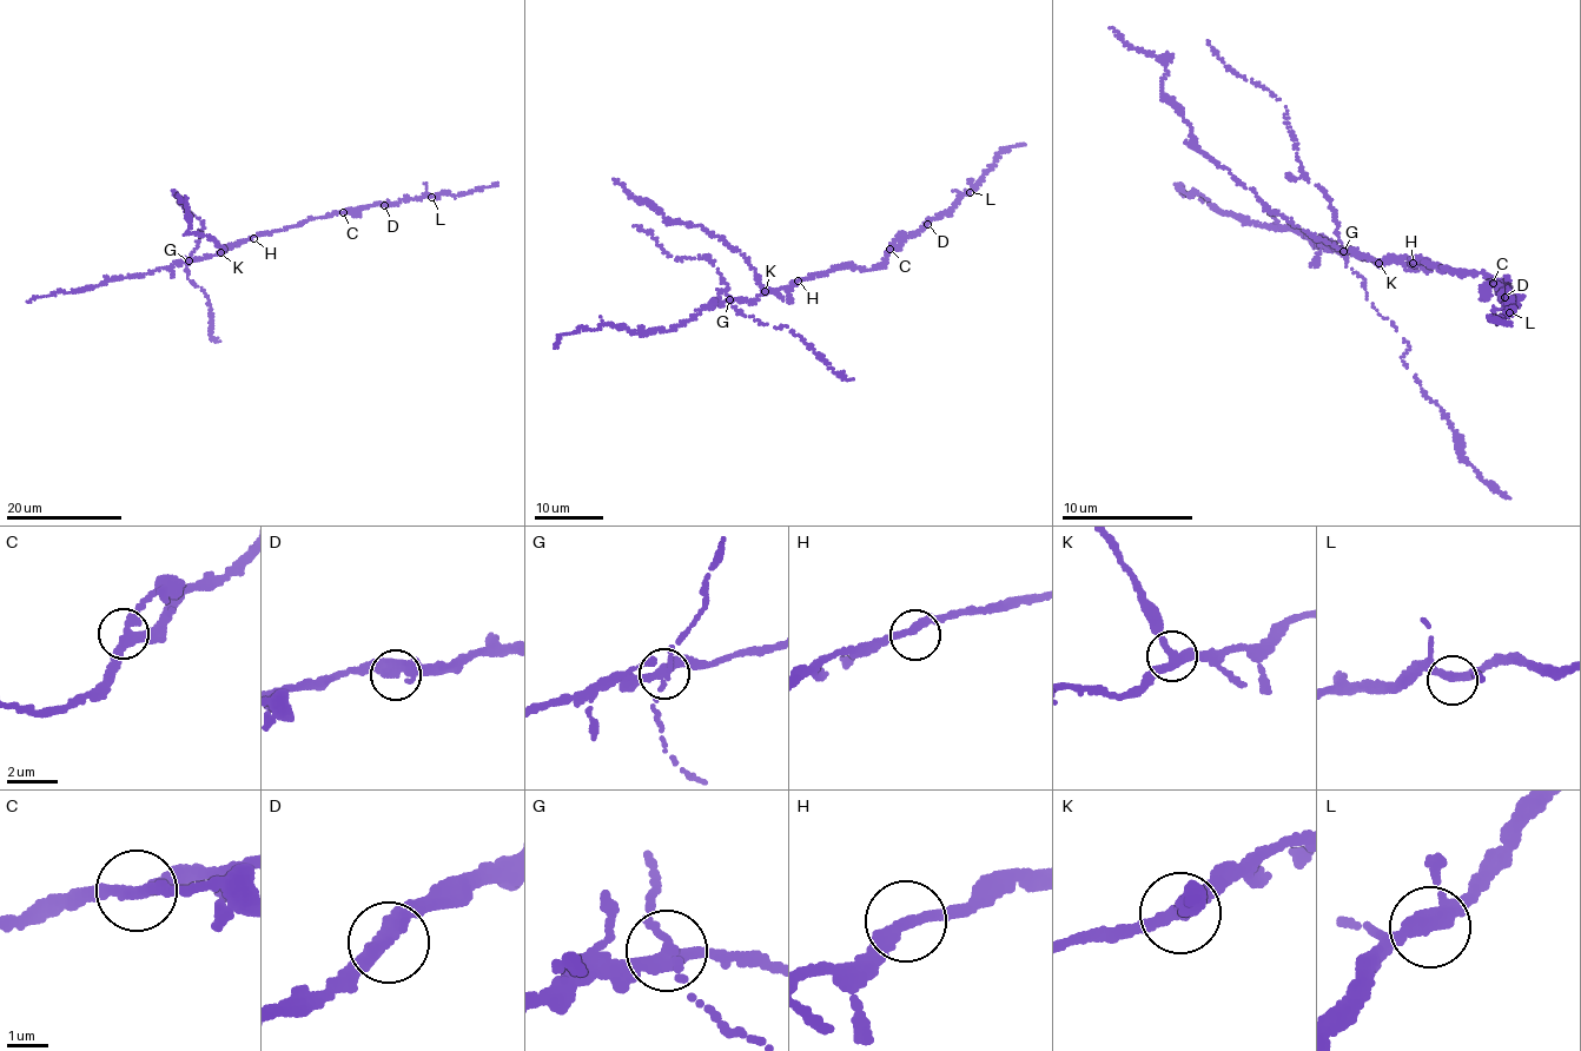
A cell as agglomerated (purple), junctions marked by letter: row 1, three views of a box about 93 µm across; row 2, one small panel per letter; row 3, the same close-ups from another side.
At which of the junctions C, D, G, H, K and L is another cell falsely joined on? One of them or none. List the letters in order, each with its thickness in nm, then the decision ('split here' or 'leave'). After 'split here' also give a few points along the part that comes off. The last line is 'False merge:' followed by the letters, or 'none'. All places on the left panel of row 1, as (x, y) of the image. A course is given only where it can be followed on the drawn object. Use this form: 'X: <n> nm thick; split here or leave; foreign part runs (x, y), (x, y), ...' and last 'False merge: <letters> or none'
C: 320 nm thick; leave
D: 300 nm thick; leave
G: 300 nm thick; split here; foreign part runs (189, 262), (185, 269), (189, 279), (206, 297), (212, 316), (209, 331), (212, 338), (219, 341)
H: 320 nm thick; leave
K: 300 nm thick; leave
L: 300 nm thick; leave
False merge: G

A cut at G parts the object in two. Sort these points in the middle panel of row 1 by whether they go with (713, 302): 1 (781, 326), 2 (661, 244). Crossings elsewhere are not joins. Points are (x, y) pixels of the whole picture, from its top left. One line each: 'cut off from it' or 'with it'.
1: cut off from it
2: cut off from it

